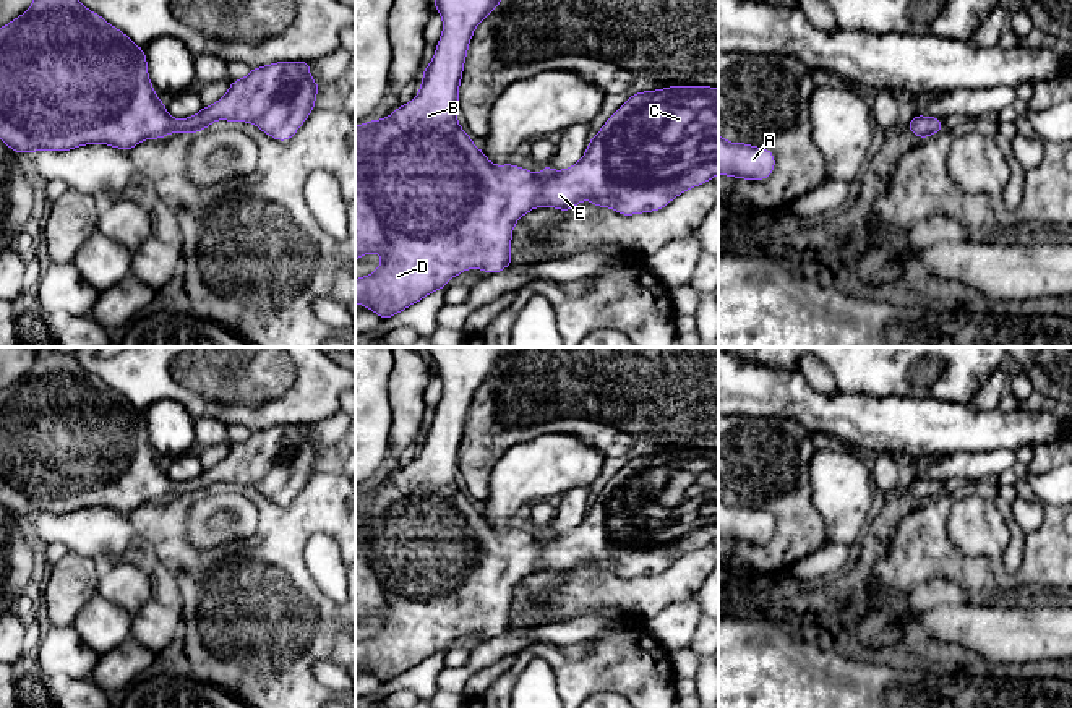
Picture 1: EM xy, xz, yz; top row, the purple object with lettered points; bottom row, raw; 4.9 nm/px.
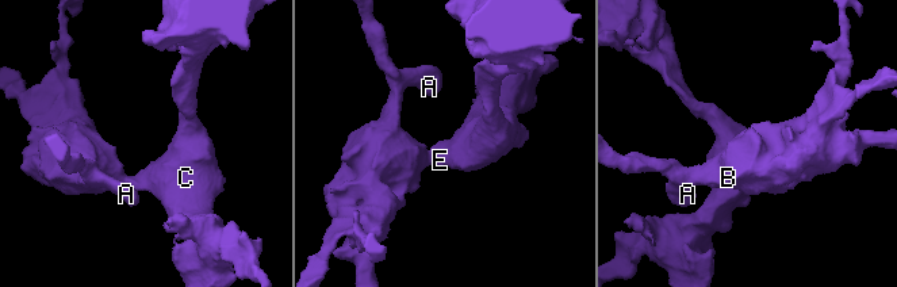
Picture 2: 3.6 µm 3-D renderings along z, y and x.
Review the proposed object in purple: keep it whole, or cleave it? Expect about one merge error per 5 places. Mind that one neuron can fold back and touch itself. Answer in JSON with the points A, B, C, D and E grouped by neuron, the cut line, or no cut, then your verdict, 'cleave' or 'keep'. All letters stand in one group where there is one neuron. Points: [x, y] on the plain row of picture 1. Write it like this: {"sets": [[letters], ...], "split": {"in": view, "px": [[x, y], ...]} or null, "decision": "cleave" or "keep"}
{"sets": [["A", "B", "C", "D", "E"]], "split": null, "decision": "keep"}

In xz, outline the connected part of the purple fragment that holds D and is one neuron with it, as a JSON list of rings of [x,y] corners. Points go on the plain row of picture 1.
[[[508,347],[428,349],[435,360],[435,373],[443,381],[443,396],[433,423],[425,430],[418,457],[388,481],[355,488],[355,624],[368,616],[383,621],[375,635],[355,642],[355,668],[365,668],[381,682],[388,682],[443,653],[449,642],[465,632],[483,632],[488,637],[506,632],[514,624],[509,616],[512,592],[535,571],[569,575],[589,562],[594,569],[610,571],[621,579],[654,575],[718,537],[718,452],[712,449],[668,449],[631,457],[592,499],[582,522],[564,533],[553,533],[545,527],[537,540],[511,525],[491,527],[457,486],[459,447],[472,397],[504,361]]]

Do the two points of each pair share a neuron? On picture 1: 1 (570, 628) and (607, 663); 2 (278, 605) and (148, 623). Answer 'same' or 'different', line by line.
1: different
2: different

